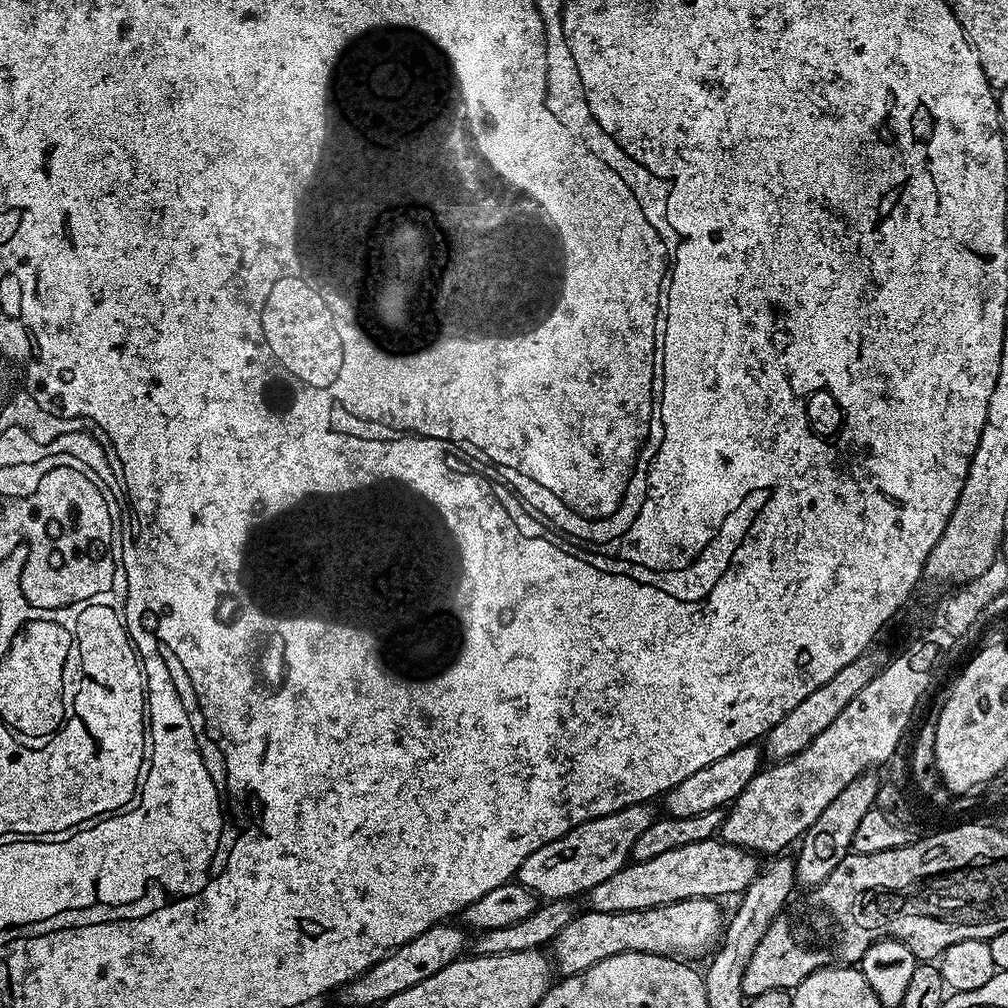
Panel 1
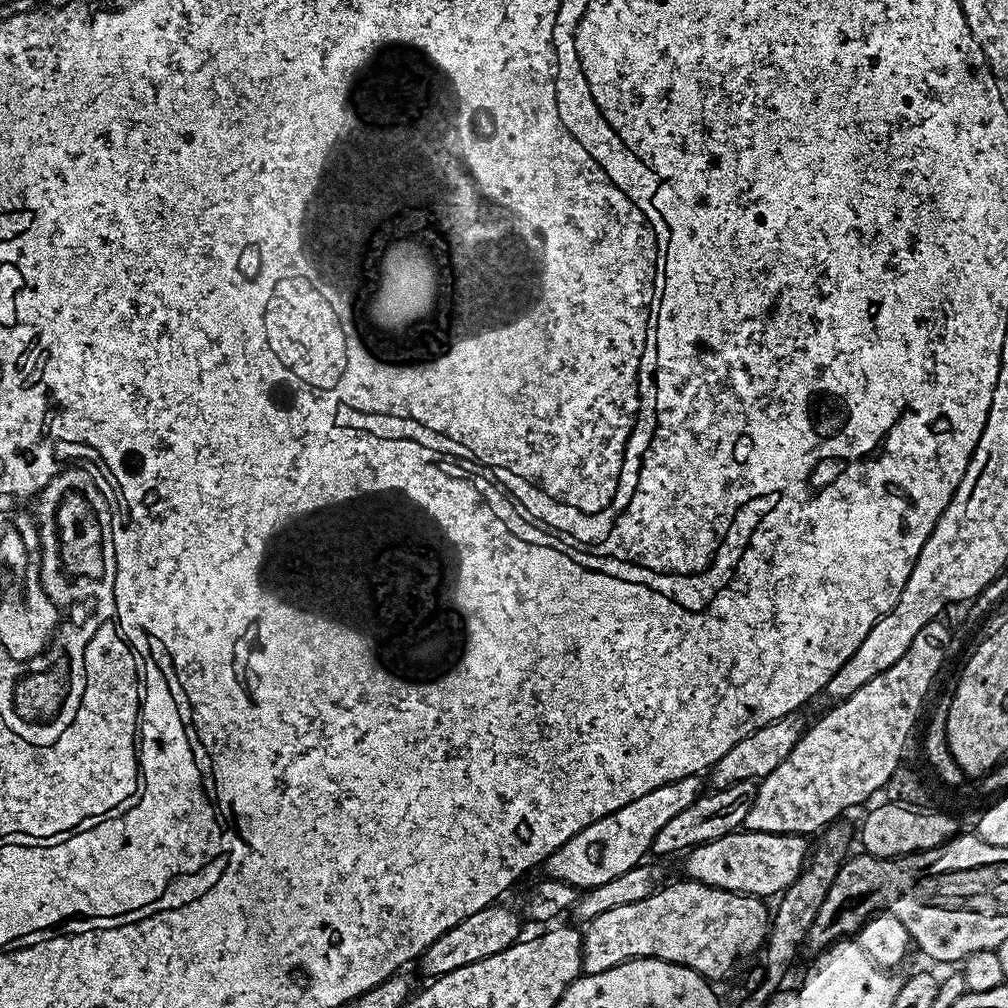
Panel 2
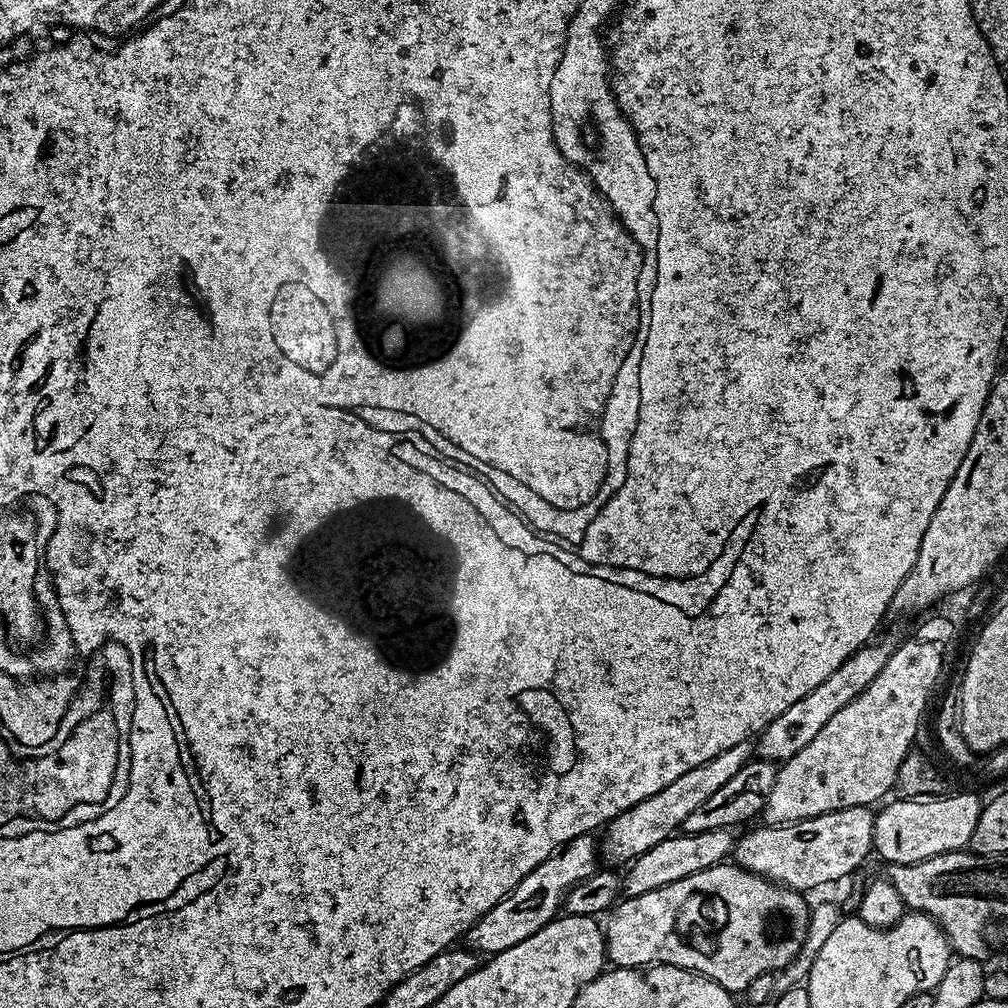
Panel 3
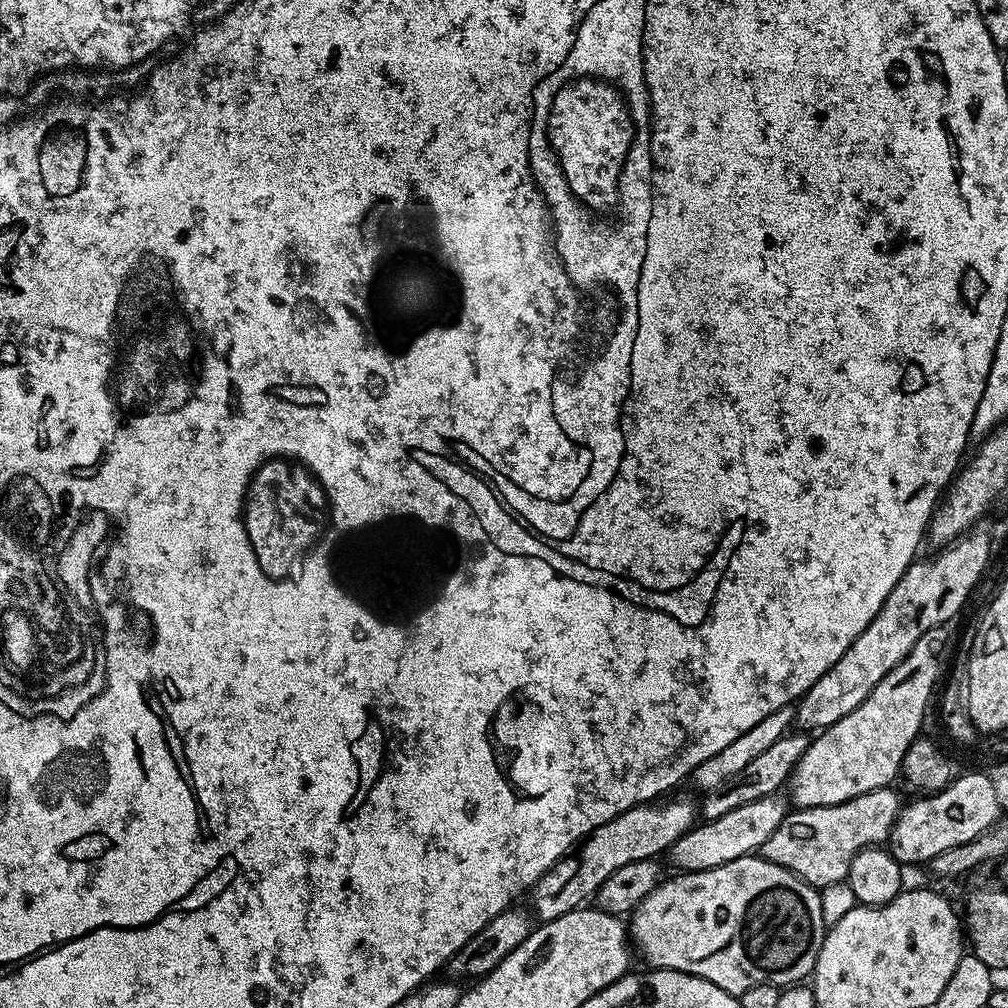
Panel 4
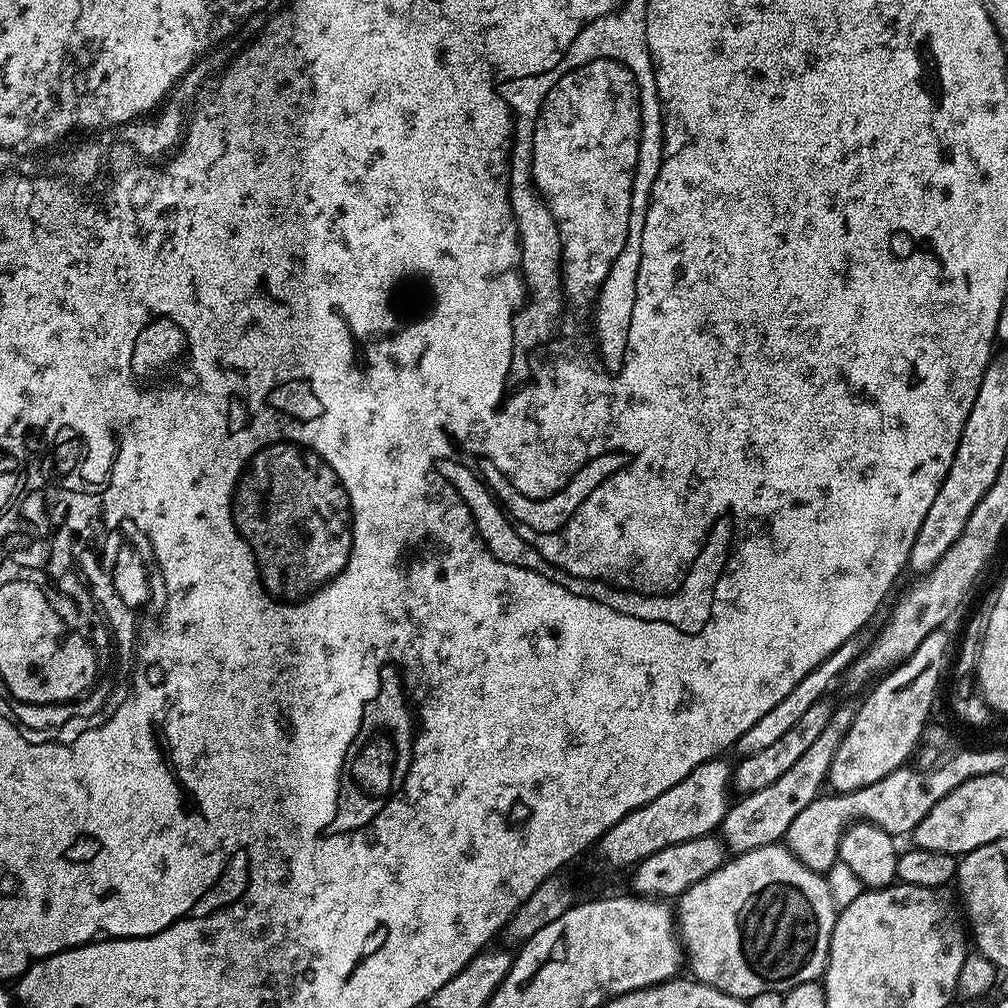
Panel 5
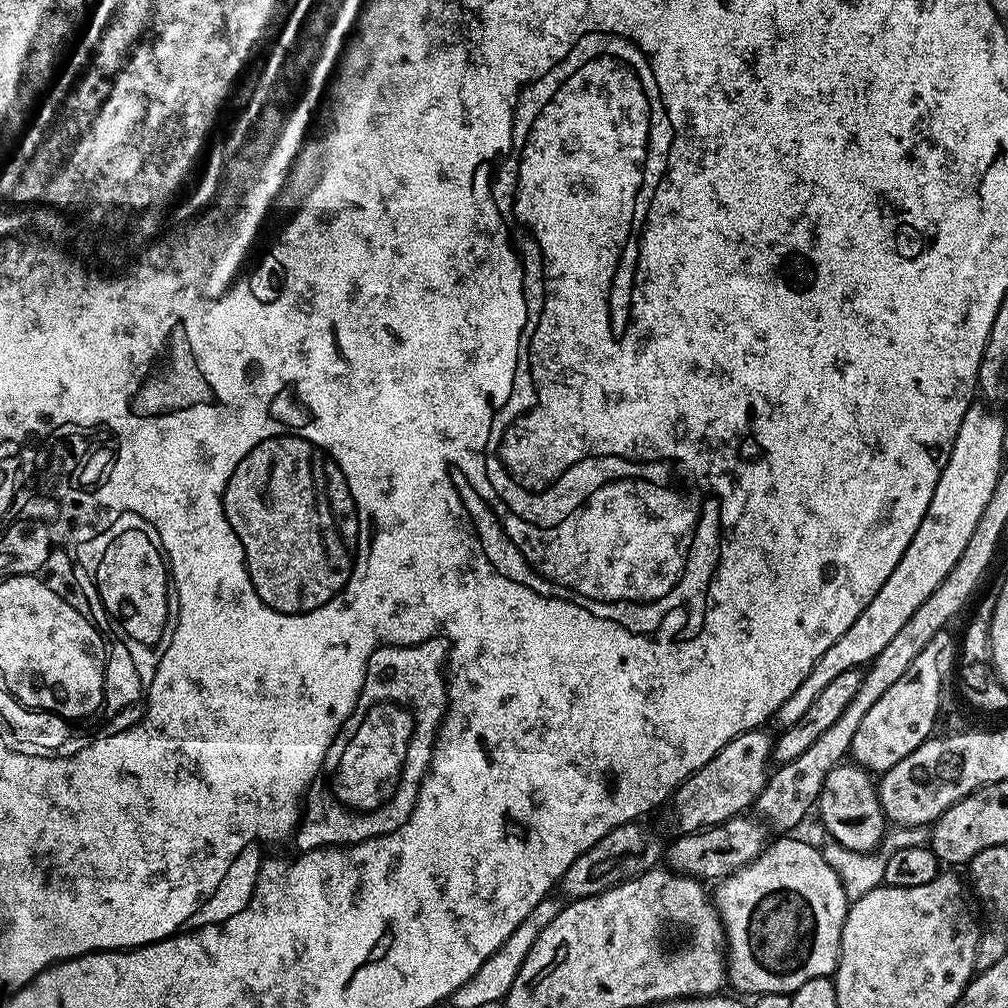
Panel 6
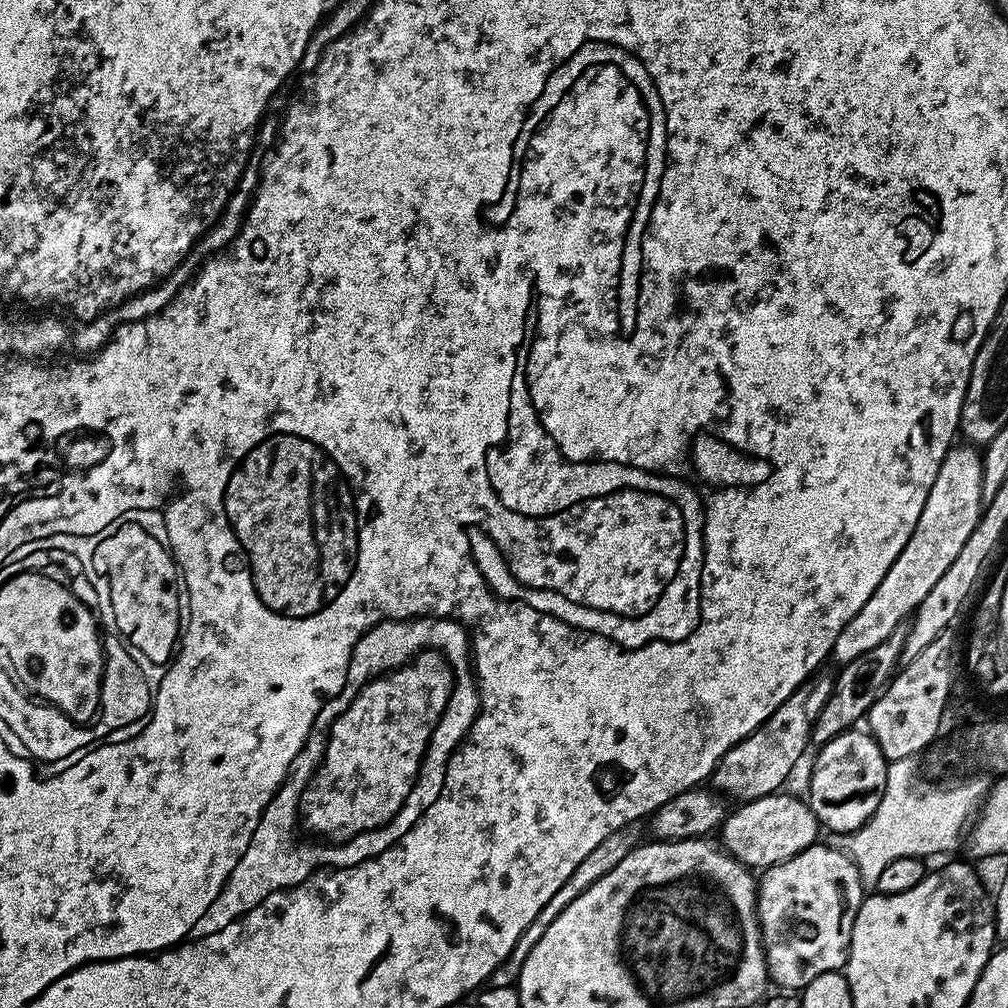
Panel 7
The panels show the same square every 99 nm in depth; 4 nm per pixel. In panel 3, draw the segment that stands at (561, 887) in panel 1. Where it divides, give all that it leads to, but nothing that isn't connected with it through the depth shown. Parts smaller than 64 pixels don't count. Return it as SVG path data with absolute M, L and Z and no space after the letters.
M749 741L738 742L738 746L730 746L730 750L722 750L722 754L710 758L710 762L702 762L702 766L694 766L694 770L686 770L686 774L670 782L666 790L658 790L658 794L650 794L650 798L638 802L638 806L630 806L630 810L618 814L607 824L606 831L603 833L604 840L602 836L599 841L599 859L603 863L605 860L608 863L605 865L608 866L620 866L616 864L627 866L642 854L646 854L650 846L658 846L658 842L683 829L686 817L698 806L702 806L702 802L710 798L710 794L715 794L722 785L730 782L730 778L734 778L734 774L742 770L742 766L748 763L753 754L754 748Z

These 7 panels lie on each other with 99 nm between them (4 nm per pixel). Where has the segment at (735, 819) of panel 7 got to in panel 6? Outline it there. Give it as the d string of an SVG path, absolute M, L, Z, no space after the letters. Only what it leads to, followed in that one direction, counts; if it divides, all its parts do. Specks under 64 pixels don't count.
M748 814L732 816L726 822L715 824L712 828L677 835L677 840L673 844L669 843L666 848L667 867L673 872L695 876L704 882L719 882L731 872L737 872L739 868L758 858L766 847L765 825L759 819L751 820L750 817Z

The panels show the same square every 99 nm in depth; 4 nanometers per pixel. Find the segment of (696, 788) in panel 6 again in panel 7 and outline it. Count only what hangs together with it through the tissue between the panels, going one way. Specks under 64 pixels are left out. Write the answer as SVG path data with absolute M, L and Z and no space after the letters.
M813 675L762 726L758 726L742 742L738 742L718 762L712 771L710 784L715 791L725 797L733 796L736 802L757 800L781 791L780 788L788 780L788 775L796 768L796 763L804 756L804 751L810 748L812 727L818 722L818 714L822 714L822 706L832 693L833 677Z

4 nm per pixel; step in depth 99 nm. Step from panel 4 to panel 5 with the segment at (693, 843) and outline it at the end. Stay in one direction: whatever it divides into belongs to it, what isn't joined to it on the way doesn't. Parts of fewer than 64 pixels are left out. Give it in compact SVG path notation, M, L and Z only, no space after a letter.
M848 698L845 704L837 703L832 709L830 722L826 722L822 729L822 734L804 751L802 758L798 758L798 762L794 762L794 766L790 766L790 770L786 770L786 774L778 778L778 782L770 782L766 790L741 795L740 801L737 804L735 801L729 807L718 832L733 853L749 852L767 844L783 841L785 834L790 830L790 822L794 822L799 812L806 810L806 806L810 806L810 802L814 802L817 796L821 795L823 788L820 787L825 787L830 762L834 762L834 754L838 754L838 746L842 746L842 738L846 738L854 722L857 707L857 701L852 698Z

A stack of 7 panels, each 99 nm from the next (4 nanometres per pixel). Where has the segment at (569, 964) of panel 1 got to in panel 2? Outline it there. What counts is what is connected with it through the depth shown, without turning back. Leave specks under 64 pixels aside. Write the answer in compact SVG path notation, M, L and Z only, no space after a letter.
M680 878L677 884L671 882L665 883L652 896L642 898L642 902L630 902L630 906L618 906L615 910L606 910L606 914L598 914L598 918L594 918L582 932L582 943L580 946L580 955L582 957L582 972L583 975L593 976L594 974L602 974L602 970L610 970L614 966L624 964L627 960L665 960L671 964L685 964L687 968L693 968L699 972L701 976L709 981L717 982L723 976L728 976L732 972L732 967L739 962L743 956L750 957L759 952L764 947L765 941L768 938L770 925L770 908L767 908L765 901L758 896L746 896L743 892L731 892L730 890L718 890L714 886L706 886L697 880L689 880Z

